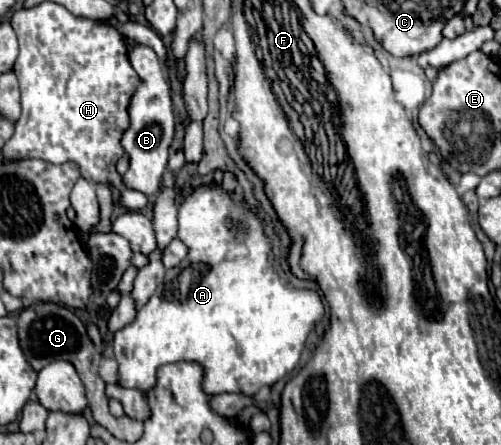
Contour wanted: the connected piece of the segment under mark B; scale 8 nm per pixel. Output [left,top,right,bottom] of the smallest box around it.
[120,44,174,197]

